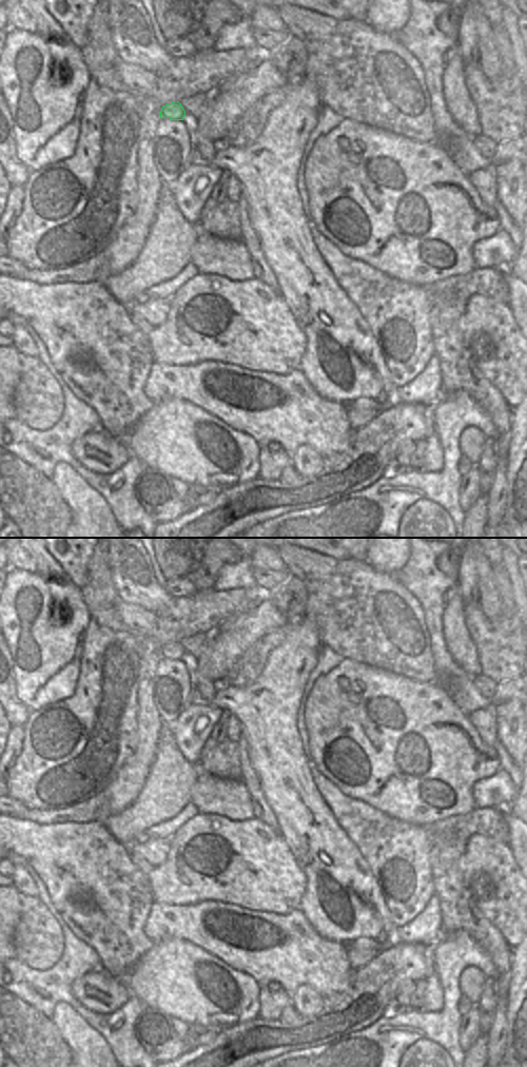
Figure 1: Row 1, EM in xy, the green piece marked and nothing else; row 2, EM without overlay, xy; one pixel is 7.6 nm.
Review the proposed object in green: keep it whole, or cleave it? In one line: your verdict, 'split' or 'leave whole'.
leave whole

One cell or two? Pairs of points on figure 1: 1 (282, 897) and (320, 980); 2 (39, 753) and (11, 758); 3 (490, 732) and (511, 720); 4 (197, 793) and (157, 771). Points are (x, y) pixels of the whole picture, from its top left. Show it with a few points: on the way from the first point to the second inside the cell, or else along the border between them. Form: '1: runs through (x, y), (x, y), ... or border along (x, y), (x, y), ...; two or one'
1: border along (298, 908), (285, 914), (265, 912); two
2: border along (23, 733), (21, 751), (11, 769); two
3: border along (500, 704), (495, 707), (498, 739); two
4: border along (200, 772), (190, 792), (189, 800); two

